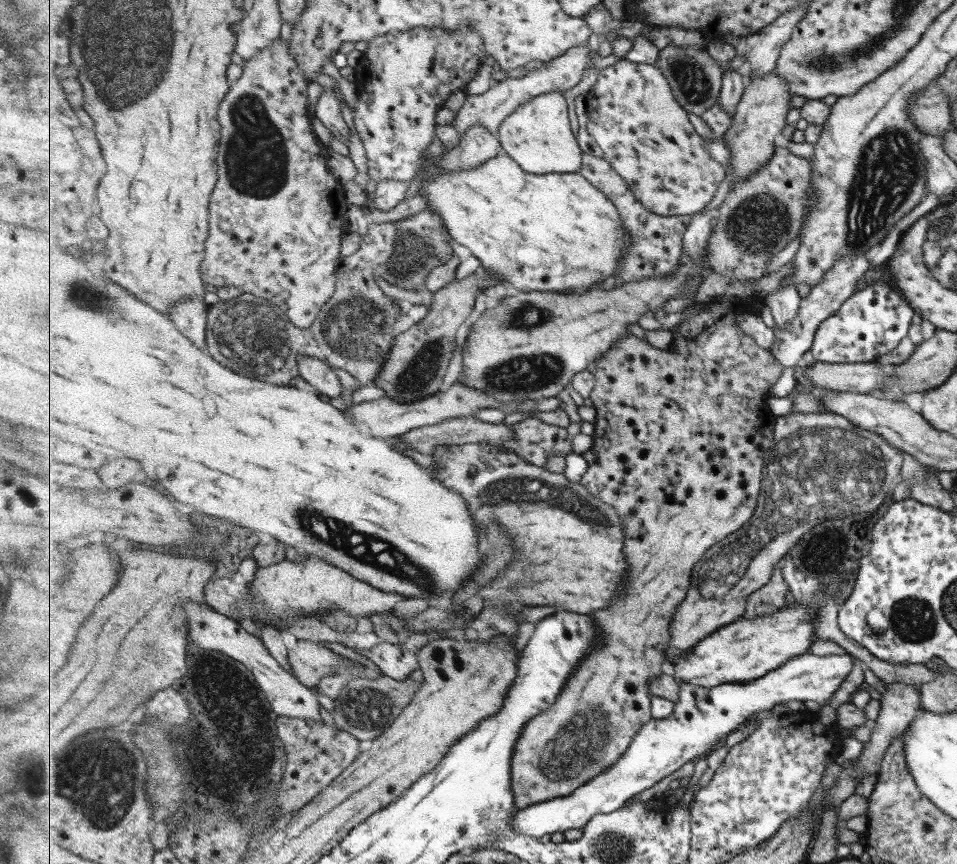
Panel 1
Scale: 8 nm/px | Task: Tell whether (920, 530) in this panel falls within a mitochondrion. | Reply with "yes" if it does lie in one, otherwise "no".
no

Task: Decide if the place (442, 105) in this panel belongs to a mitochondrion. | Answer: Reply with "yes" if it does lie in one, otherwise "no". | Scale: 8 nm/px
no

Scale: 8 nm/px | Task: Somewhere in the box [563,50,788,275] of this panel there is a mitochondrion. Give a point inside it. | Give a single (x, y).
(691, 79)

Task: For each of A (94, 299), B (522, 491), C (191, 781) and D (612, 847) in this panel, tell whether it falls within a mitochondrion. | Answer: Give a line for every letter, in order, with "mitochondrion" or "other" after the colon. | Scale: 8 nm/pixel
A: mitochondrion
B: mitochondrion
C: other
D: mitochondrion

